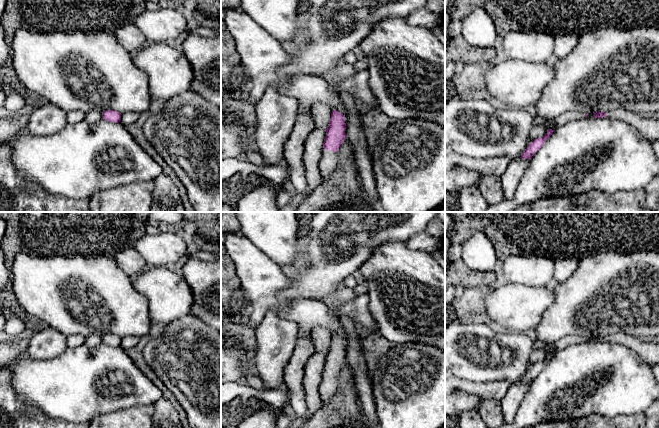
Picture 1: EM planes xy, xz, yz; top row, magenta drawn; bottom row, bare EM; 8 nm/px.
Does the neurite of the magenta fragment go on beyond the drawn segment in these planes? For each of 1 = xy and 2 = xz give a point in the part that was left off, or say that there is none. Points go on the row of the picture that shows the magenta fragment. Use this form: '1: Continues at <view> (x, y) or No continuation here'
1: No continuation here
2: Continues at xz (328, 161)

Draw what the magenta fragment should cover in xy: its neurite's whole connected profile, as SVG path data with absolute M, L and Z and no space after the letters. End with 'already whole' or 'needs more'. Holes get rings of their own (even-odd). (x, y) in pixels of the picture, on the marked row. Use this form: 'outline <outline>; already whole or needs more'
outline M106 110L102 112L102 118L109 121L118 123L121 121L121 113L114 111L114 110Z; already whole

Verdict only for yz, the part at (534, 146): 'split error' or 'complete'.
complete

